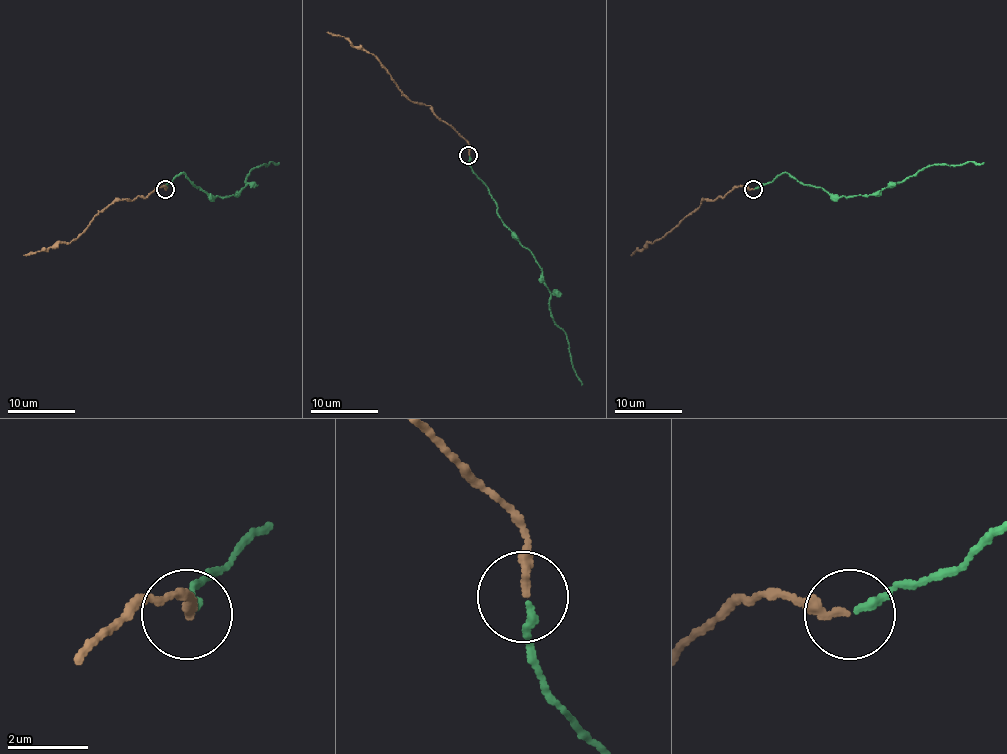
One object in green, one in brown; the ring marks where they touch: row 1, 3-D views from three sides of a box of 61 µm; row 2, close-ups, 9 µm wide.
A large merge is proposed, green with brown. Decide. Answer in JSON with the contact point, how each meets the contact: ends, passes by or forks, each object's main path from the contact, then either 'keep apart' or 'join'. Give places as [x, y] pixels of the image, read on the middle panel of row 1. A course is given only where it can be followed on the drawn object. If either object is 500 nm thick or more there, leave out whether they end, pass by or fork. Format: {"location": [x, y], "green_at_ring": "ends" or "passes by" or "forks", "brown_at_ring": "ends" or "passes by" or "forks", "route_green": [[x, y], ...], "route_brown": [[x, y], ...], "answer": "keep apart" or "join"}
{"location": [468, 155], "green_at_ring": "ends", "brown_at_ring": "ends", "route_green": [[469, 155], [472, 172], [497, 206], [501, 221], [541, 270], [551, 317], [567, 336], [570, 361], [582, 385]], "route_brown": [[469, 155], [469, 145], [462, 137], [428, 105], [413, 103], [373, 54], [358, 49], [342, 36], [327, 32]], "answer": "join"}

